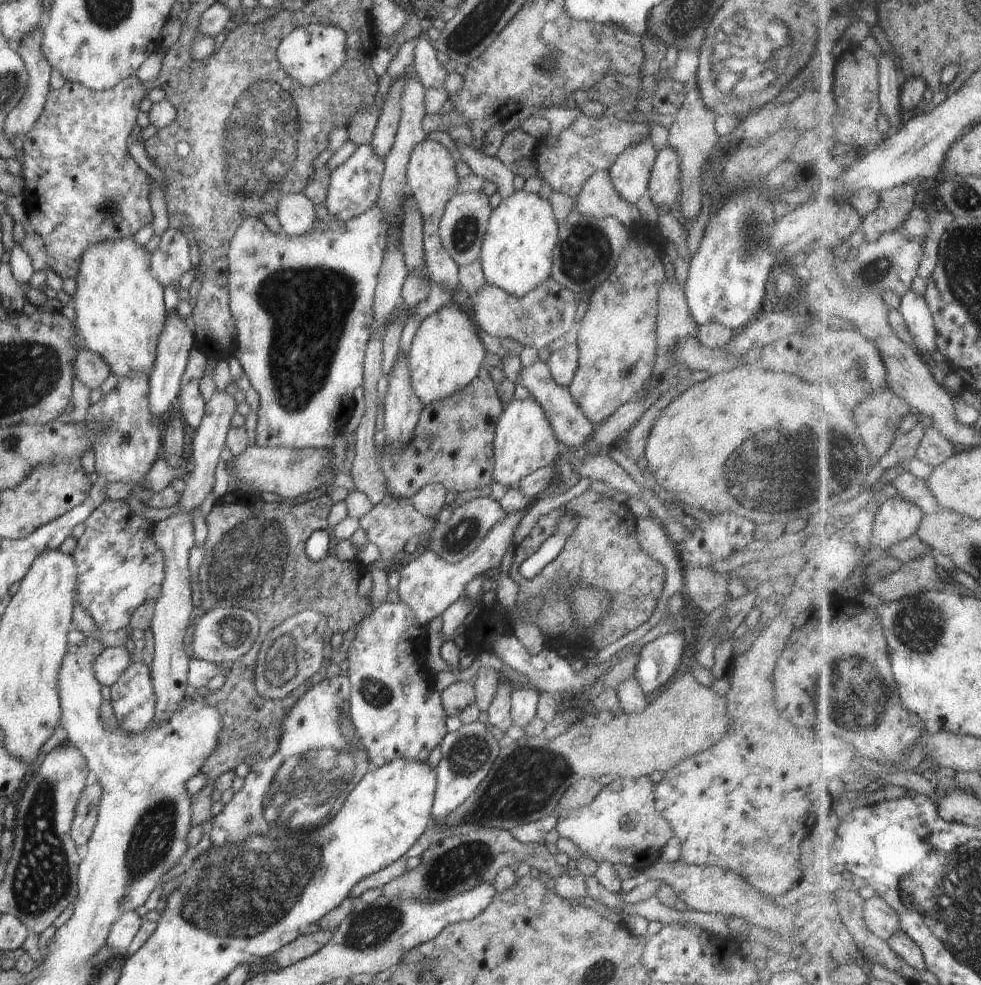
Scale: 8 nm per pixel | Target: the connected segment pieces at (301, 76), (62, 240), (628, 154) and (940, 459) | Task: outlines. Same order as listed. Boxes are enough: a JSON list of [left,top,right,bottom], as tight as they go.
[[276,22,347,87],[21,75,154,280],[610,138,657,205],[918,424,960,467]]

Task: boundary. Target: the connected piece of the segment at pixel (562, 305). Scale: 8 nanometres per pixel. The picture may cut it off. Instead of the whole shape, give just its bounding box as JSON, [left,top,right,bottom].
[470,277,578,351]

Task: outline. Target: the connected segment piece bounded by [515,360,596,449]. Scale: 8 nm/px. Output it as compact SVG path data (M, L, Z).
M538 360L530 366L523 366L518 372L518 379L515 384L524 386L530 392L530 398L542 407L558 442L562 441L562 444L575 449L582 446L590 438L596 425L588 420L584 411L572 398L569 387L560 386L553 379L546 362Z

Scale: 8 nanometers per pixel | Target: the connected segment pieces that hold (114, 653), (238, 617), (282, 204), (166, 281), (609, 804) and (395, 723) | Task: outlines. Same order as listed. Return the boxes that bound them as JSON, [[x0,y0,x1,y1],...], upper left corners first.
[[93,647,138,686],[188,608,259,665],[275,193,315,236],[150,226,194,288],[555,776,673,874],[345,601,448,767]]

